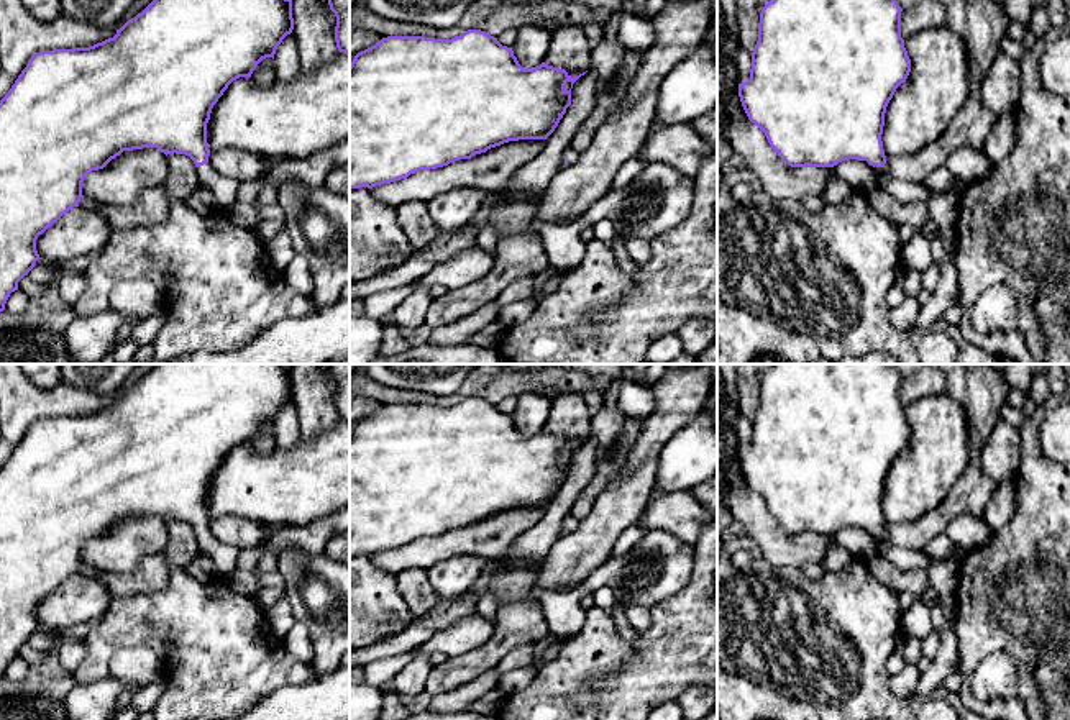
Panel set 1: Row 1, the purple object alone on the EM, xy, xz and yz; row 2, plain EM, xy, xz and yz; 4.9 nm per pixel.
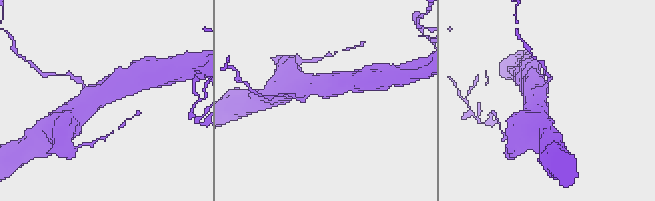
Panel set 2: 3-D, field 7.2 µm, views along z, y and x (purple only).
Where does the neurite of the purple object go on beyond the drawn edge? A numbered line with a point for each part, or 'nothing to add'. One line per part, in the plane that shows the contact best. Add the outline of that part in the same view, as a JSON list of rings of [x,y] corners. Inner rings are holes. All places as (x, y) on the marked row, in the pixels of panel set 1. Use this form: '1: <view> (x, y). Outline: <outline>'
1: xy (224, 189). Outline: [[[208,162],[197,167],[200,187],[213,194],[218,205],[225,210],[236,200],[238,184],[220,175]]]

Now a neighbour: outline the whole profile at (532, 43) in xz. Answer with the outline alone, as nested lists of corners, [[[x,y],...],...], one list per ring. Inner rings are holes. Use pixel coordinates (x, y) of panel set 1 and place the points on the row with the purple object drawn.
[[[527,23],[517,30],[517,39],[512,46],[514,56],[525,69],[540,66],[550,48],[551,33],[542,23]]]

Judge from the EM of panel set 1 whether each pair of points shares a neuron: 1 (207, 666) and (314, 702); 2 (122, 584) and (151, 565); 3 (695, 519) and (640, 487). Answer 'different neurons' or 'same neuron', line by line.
1: different neurons
2: same neuron
3: different neurons

